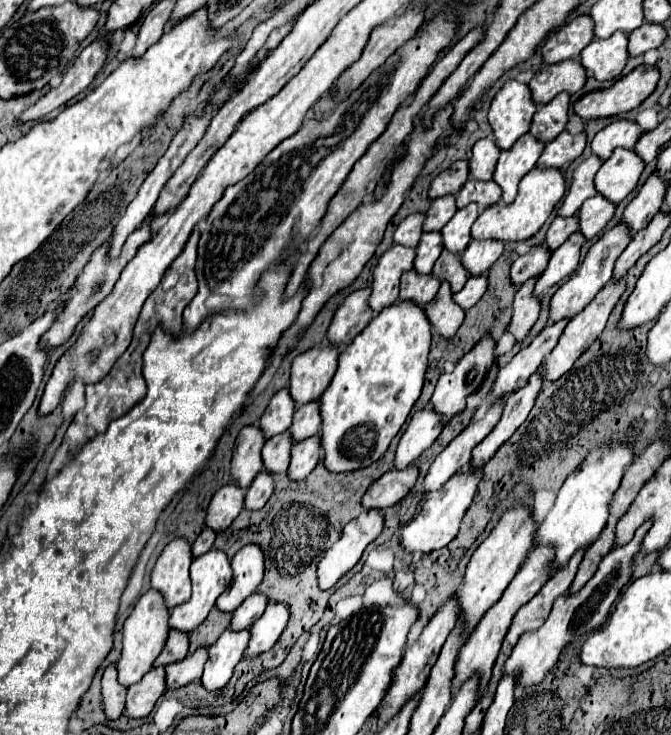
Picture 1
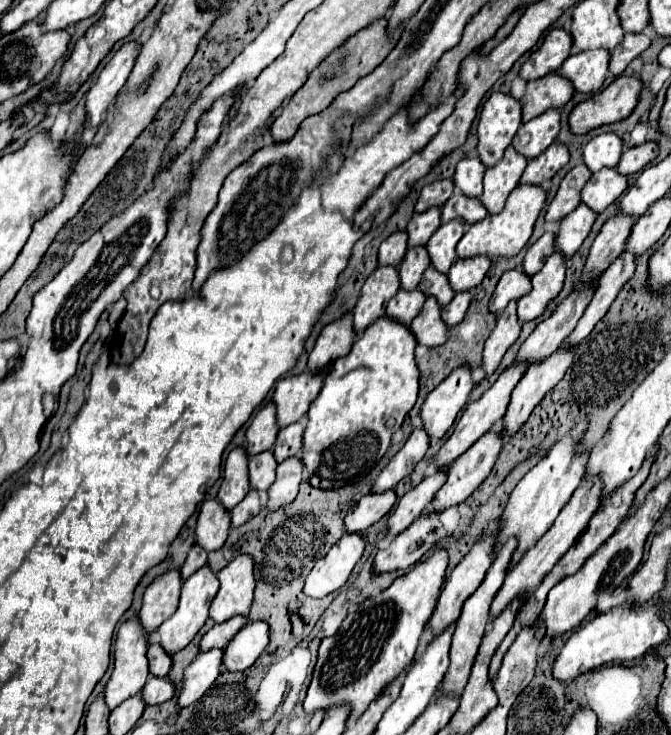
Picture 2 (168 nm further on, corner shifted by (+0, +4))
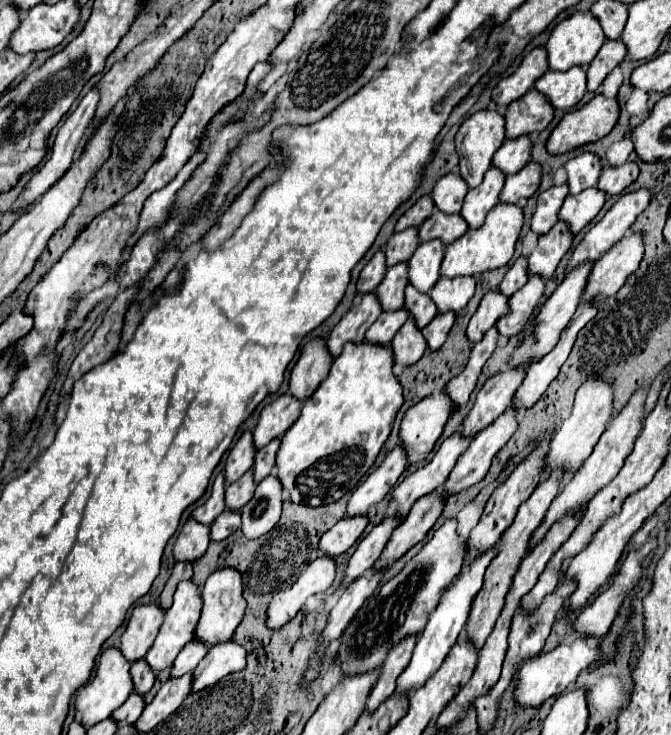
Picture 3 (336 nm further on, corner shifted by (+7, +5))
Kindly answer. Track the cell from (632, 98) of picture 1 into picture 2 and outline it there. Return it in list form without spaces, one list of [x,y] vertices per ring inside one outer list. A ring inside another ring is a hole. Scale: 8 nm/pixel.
[[[619,75],[609,87],[575,105],[569,115],[571,131],[587,133],[589,129],[629,117],[635,105],[639,103],[643,87],[645,85],[639,77]]]

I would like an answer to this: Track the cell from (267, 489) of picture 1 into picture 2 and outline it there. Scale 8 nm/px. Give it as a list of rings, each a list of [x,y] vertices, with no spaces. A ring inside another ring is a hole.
[[[249,491],[245,495],[245,499],[241,503],[237,503],[233,509],[231,509],[231,525],[233,527],[239,527],[243,525],[245,521],[249,521],[251,517],[255,517],[259,513],[259,491]]]

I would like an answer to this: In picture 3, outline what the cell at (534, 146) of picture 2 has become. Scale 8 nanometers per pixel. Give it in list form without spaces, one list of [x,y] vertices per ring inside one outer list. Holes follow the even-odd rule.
[[[530,136],[504,140],[500,150],[492,158],[492,166],[496,166],[504,176],[516,174],[530,162],[530,152],[532,152]]]

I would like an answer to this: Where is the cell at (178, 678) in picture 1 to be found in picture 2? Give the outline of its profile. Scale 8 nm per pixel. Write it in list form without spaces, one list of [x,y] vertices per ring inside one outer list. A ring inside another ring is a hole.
[[[149,677],[141,693],[147,705],[157,705],[173,699],[177,695],[177,685],[169,677]]]

